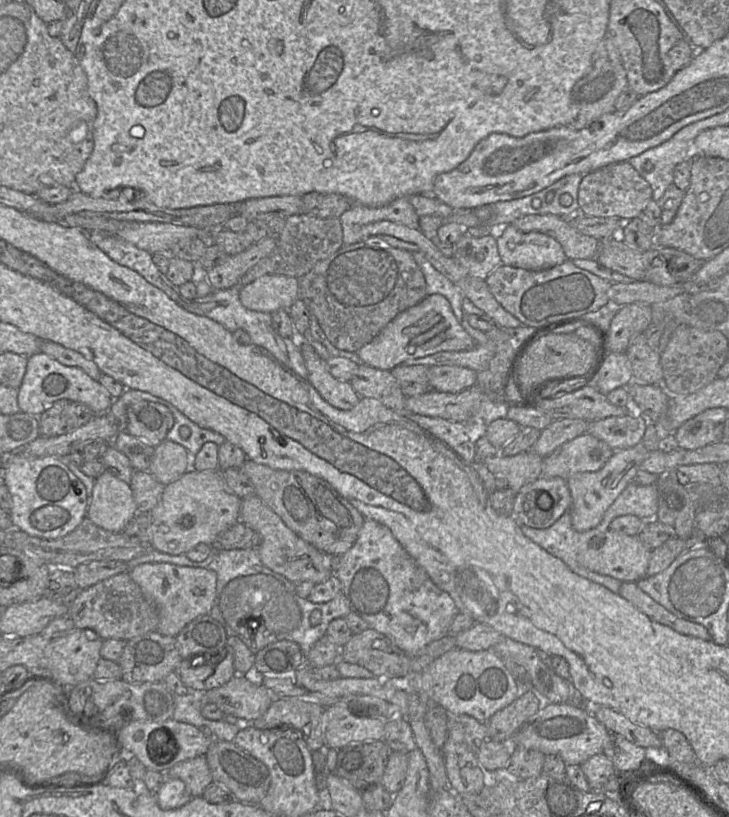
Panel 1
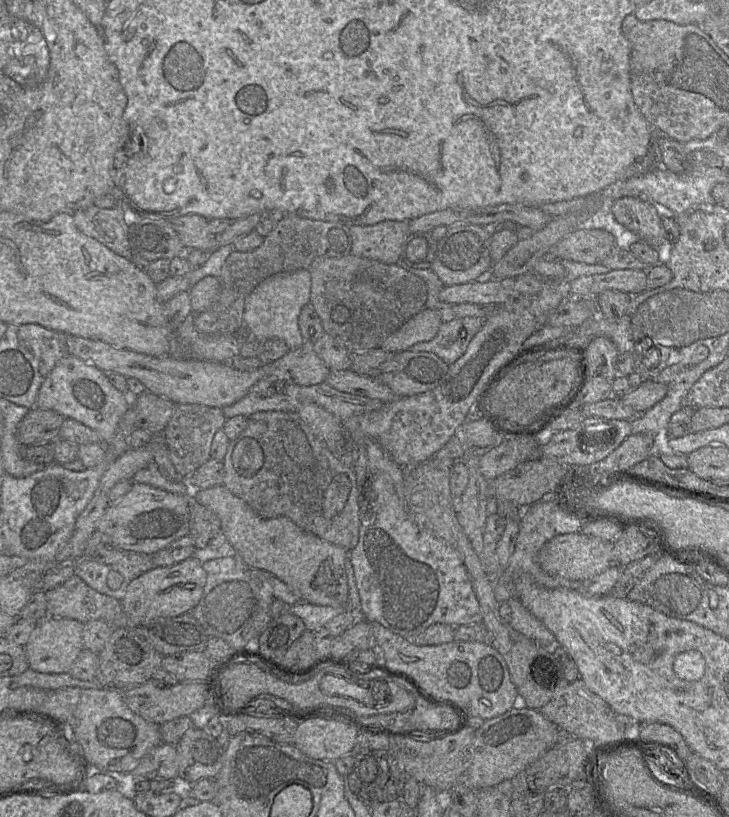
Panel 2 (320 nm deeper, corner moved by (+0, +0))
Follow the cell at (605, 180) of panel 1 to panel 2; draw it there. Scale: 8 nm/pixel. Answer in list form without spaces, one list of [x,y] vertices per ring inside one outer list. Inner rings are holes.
[[[624,196],[614,200],[610,210],[615,219],[636,233],[640,240],[656,249],[664,242],[661,218],[665,212],[650,200]]]

